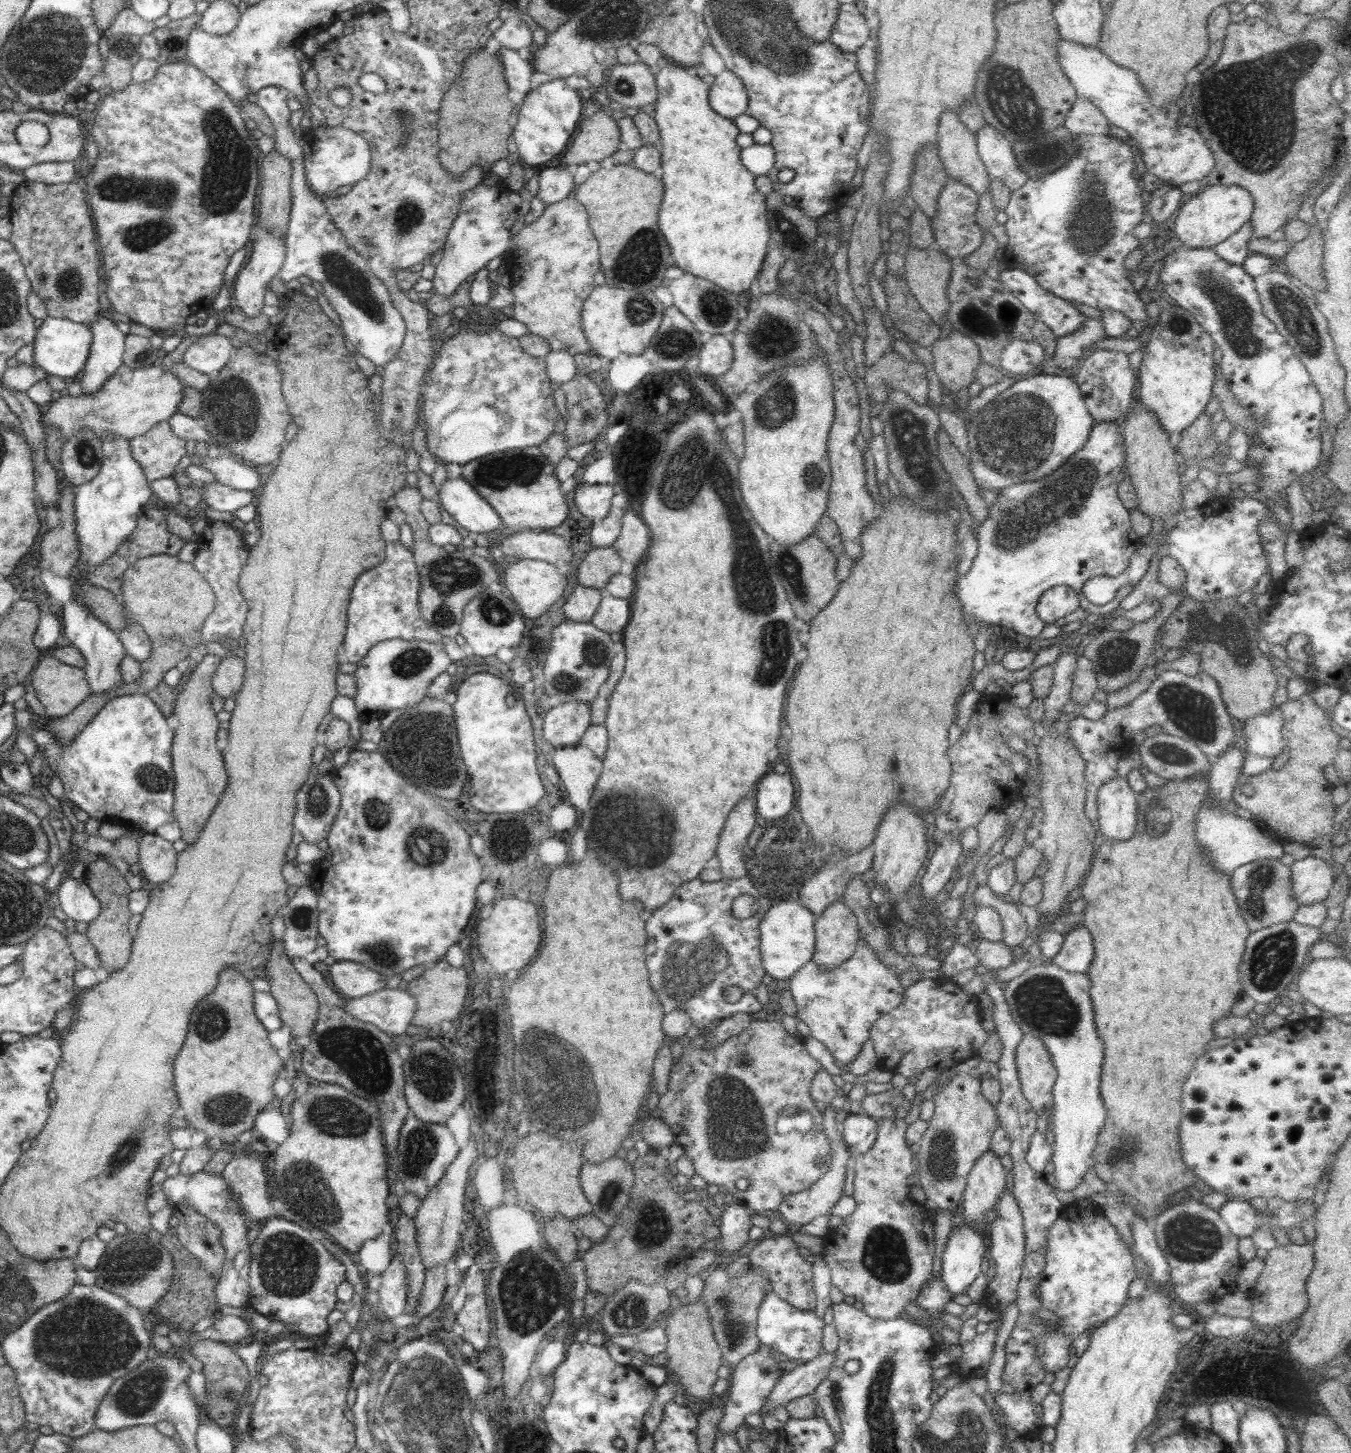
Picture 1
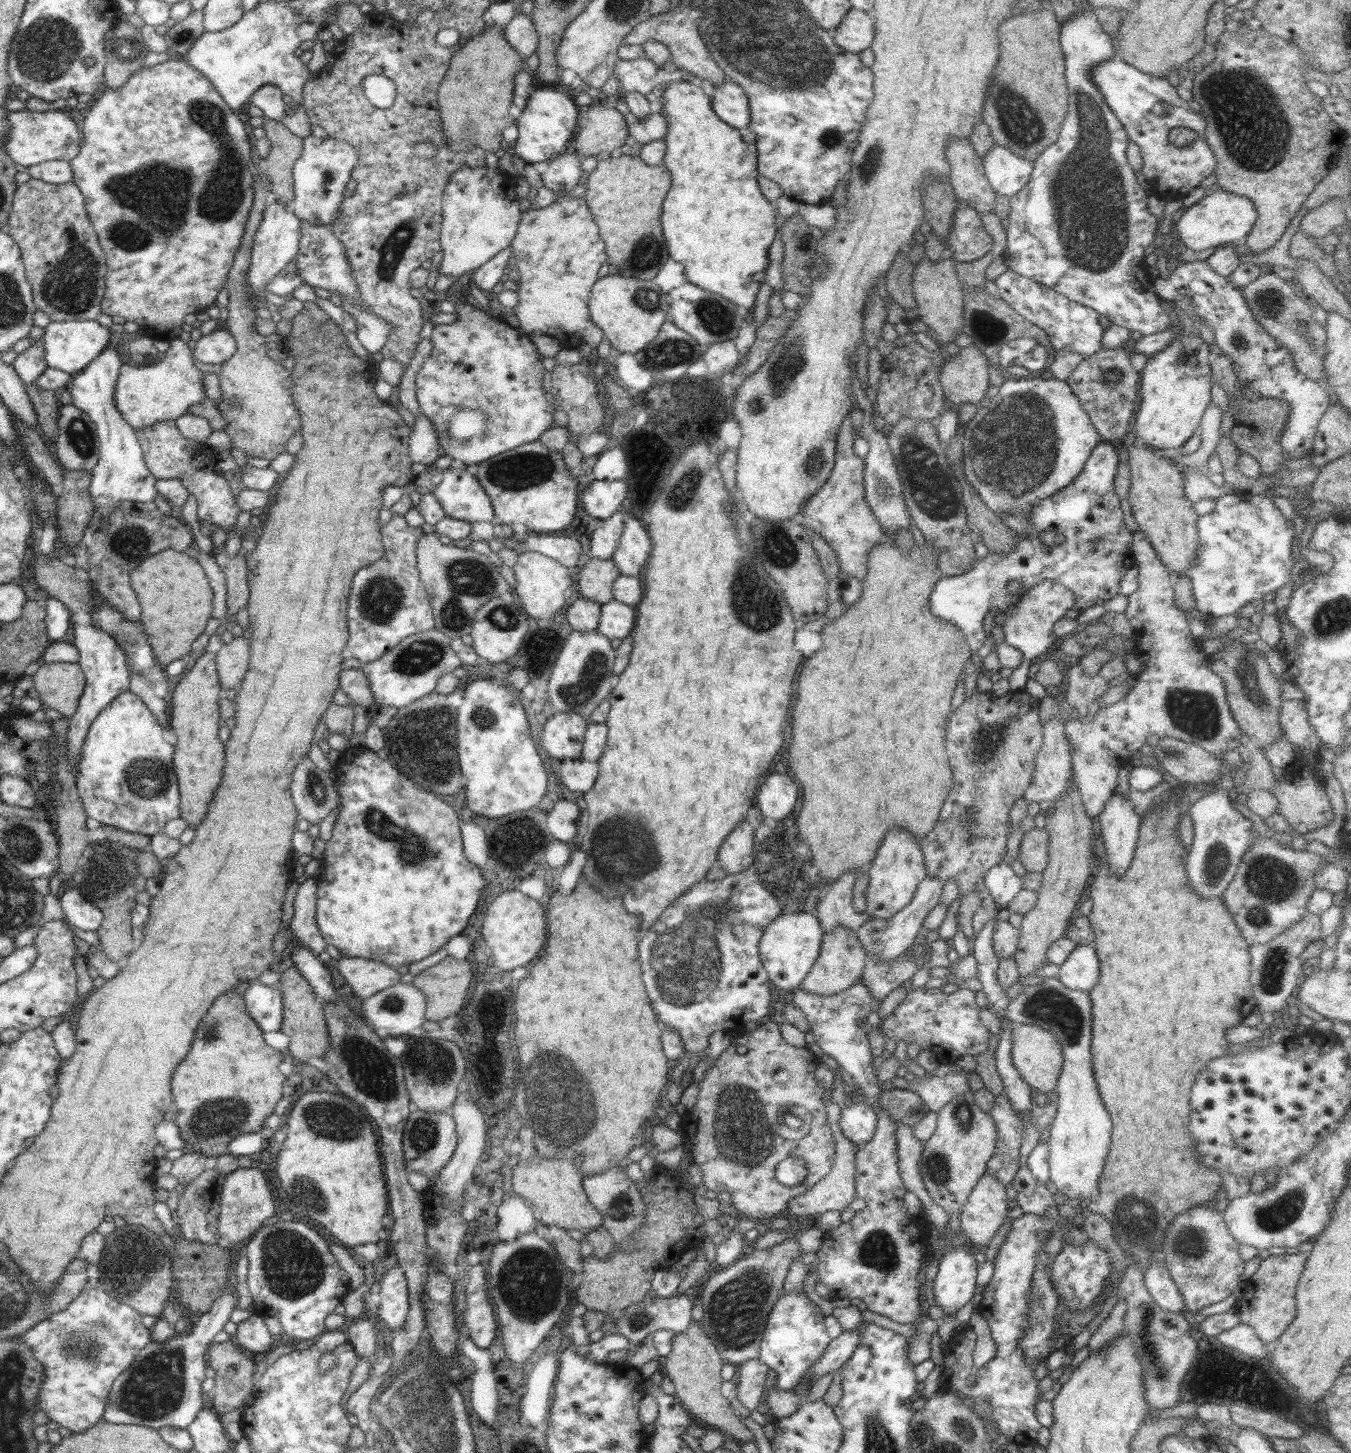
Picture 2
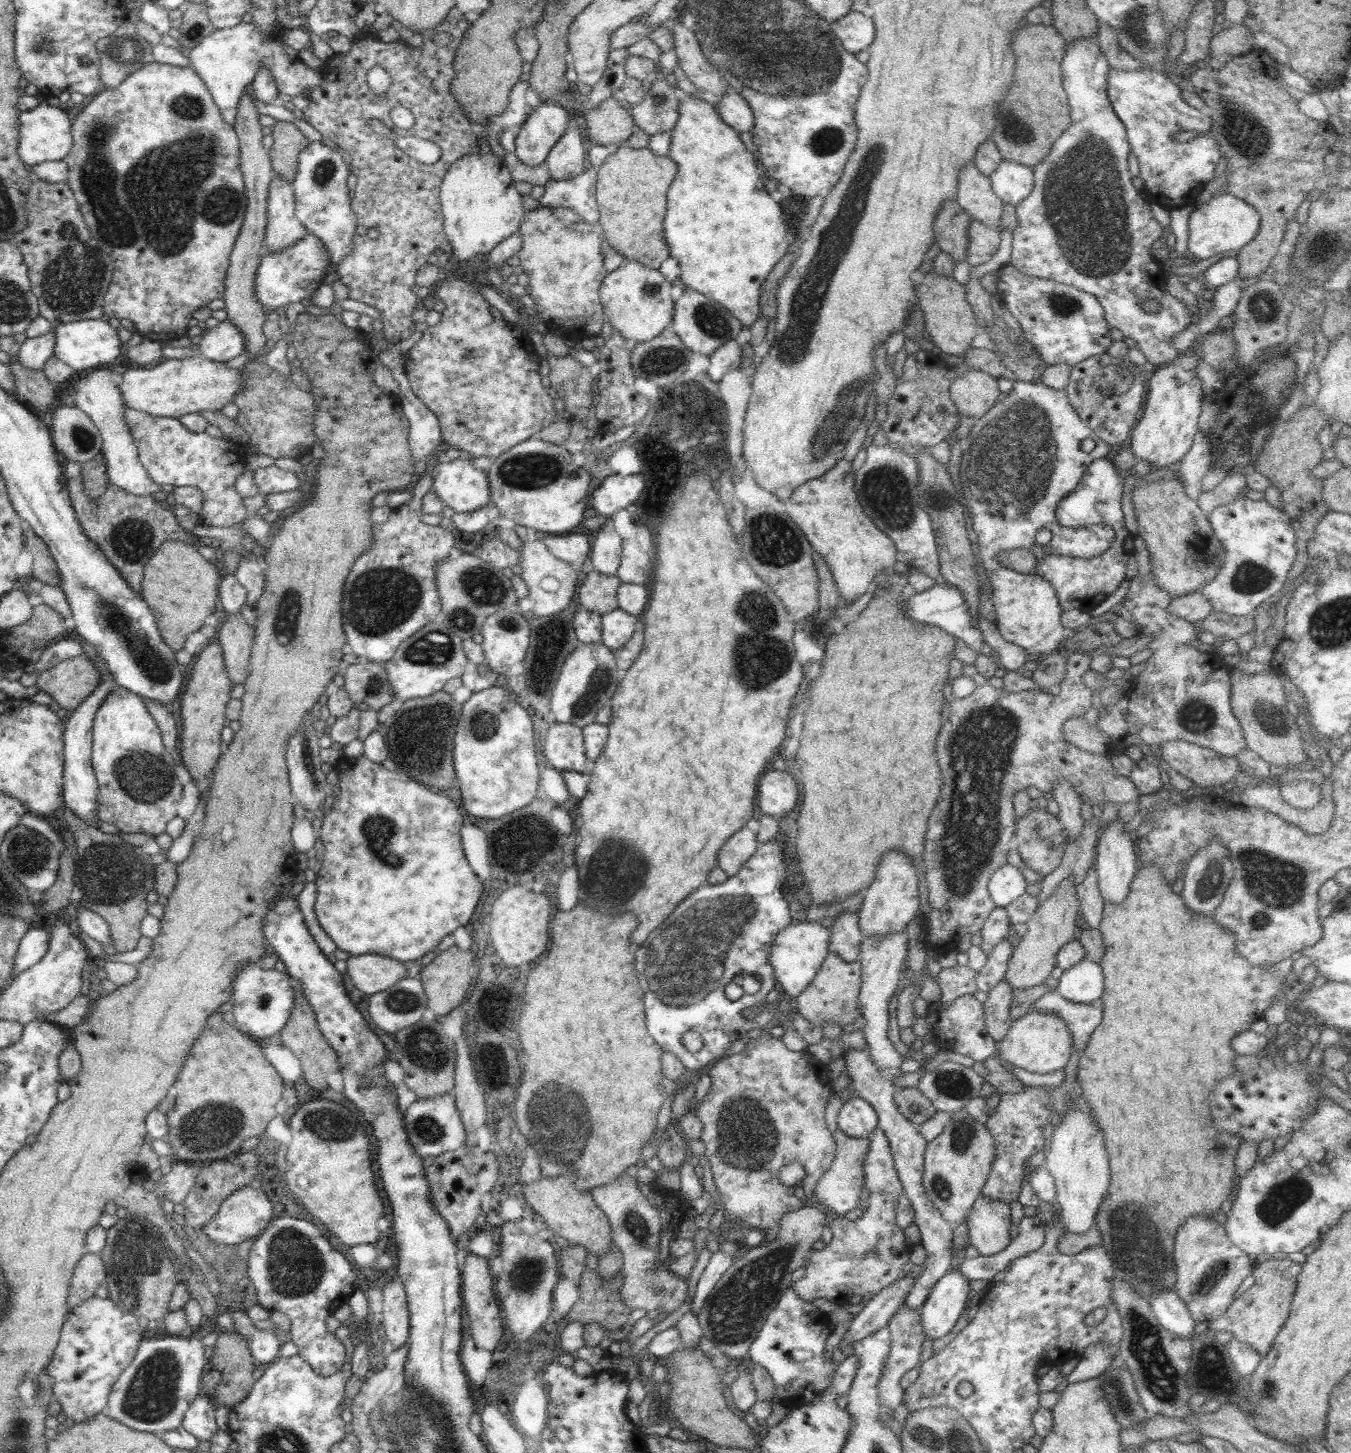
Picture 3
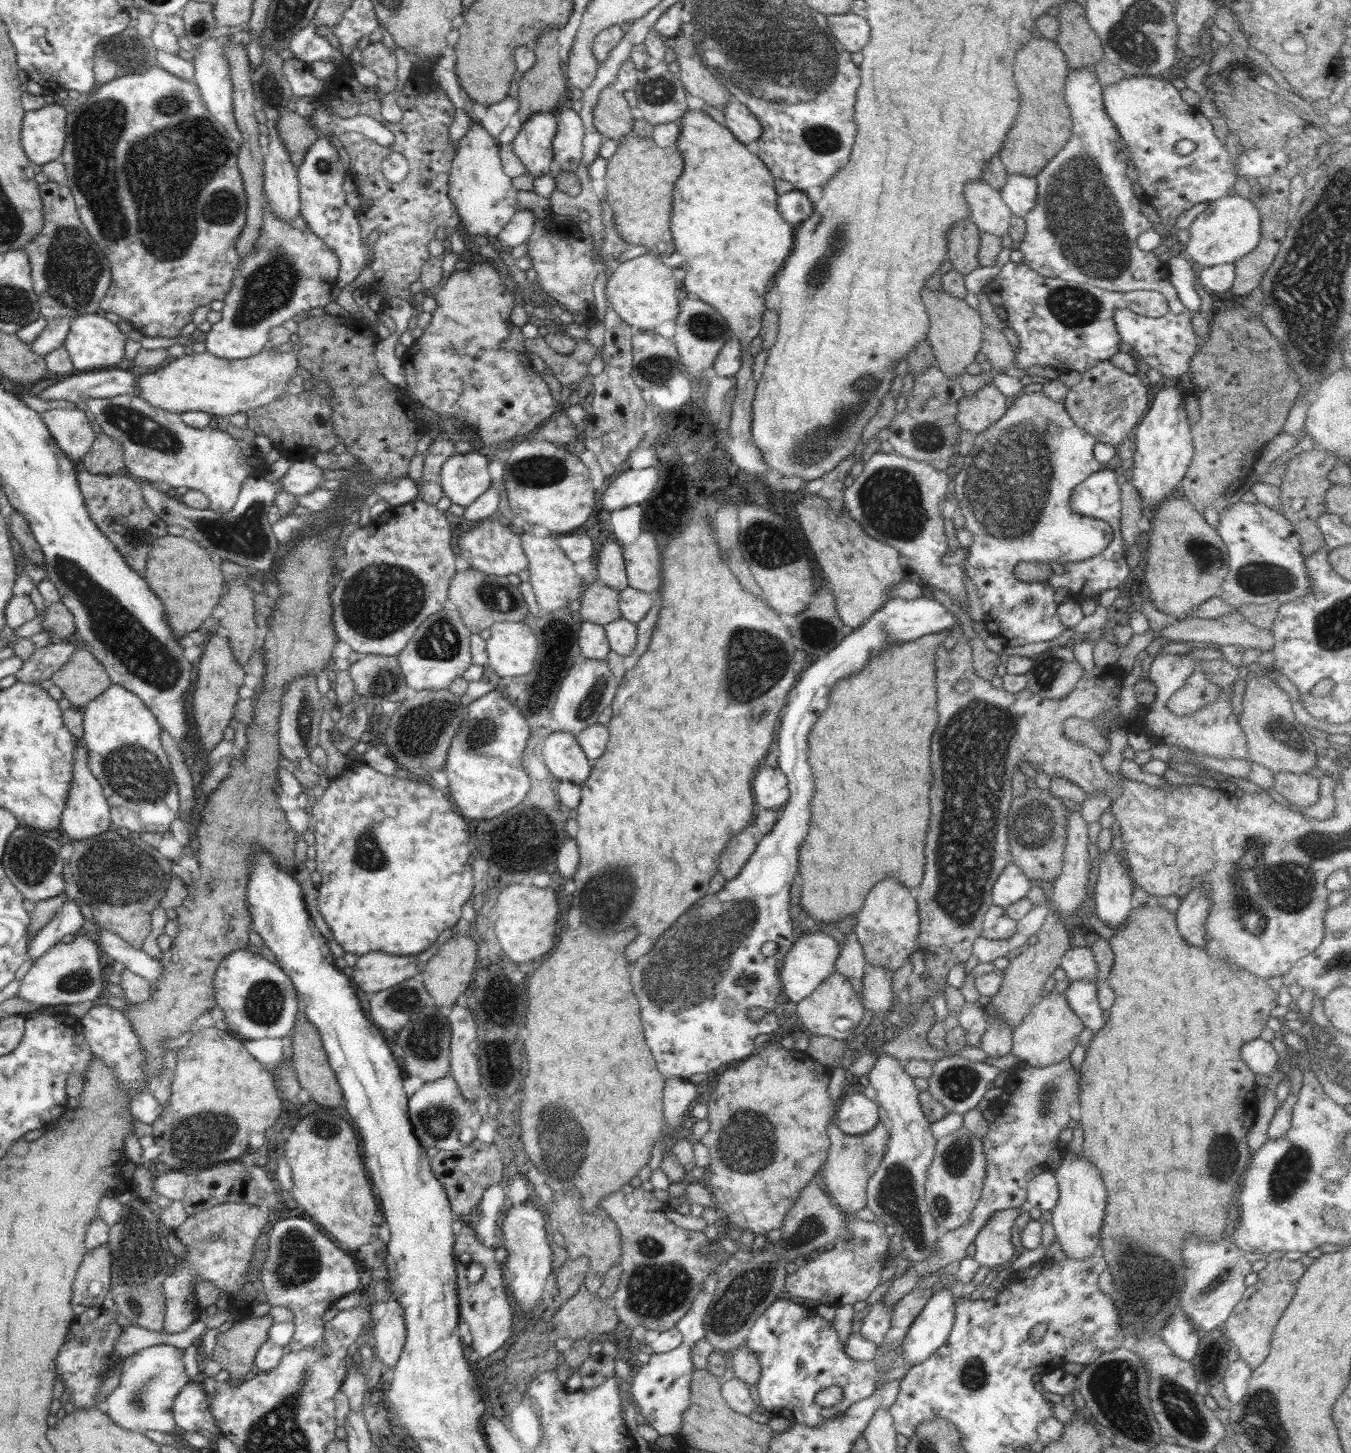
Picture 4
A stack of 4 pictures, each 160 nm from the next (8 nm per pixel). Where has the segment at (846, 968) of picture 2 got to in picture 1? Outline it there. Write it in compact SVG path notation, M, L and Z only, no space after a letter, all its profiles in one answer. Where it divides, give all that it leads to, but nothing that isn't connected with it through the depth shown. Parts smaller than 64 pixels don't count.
M840 902L830 904L820 916L816 915L815 951L813 960L831 969L848 960L856 950L860 936L856 916Z

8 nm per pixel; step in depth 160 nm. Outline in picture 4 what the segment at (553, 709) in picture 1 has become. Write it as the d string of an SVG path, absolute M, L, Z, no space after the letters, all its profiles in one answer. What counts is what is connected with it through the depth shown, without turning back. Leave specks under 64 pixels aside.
M556 731L545 739L542 756L548 770L559 780L581 785L590 776L591 762L576 737Z

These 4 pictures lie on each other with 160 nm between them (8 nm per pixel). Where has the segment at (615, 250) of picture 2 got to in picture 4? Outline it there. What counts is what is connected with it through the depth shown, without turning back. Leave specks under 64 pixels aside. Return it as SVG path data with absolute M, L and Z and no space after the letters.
M632 134L625 137L626 141L620 143L616 152L607 159L607 206L613 212L614 228L620 238L630 246L645 246L648 253L662 258L675 252L670 228L672 188L684 172L684 161L675 146L658 146L652 137Z

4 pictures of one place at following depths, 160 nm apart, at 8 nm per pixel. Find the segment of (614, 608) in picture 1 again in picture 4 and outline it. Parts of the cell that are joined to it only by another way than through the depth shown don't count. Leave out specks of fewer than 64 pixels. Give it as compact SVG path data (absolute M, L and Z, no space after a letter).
M620 617L603 627L611 650L614 650L616 654L621 654L623 657L634 654L634 647L640 641L637 623Z

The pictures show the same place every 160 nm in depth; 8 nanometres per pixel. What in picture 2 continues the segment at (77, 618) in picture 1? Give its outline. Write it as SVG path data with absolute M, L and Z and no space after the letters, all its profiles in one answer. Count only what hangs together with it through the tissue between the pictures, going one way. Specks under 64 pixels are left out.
M89 622L85 625L75 623L73 635L73 644L79 653L78 663L85 674L86 681L78 708L69 719L67 732L67 759L75 776L79 752L84 744L85 736L88 734L92 721L112 702L112 699L129 690L130 670L127 666L127 656L122 652L122 648L116 644L116 639L94 623Z

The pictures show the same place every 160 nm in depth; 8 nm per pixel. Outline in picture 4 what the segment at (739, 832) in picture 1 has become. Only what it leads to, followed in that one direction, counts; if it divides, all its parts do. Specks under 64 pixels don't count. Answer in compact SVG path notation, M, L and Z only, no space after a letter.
M743 830L738 836L734 836L720 854L719 874L722 874L727 882L736 878L756 851L756 846L757 840L754 840L748 831Z

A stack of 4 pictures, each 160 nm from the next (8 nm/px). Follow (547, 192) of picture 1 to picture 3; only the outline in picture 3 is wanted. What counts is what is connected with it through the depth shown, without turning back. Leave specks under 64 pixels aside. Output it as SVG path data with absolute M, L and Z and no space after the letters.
M566 129L546 157L544 166L554 180L570 180L584 173L588 141L578 129Z

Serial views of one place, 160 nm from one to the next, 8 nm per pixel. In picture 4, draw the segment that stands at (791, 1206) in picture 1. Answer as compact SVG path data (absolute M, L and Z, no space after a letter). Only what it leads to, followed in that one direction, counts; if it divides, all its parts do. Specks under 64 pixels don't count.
M881 1116L878 1124L869 1133L858 1136L848 1136L837 1128L833 1120L828 1126L827 1133L831 1142L828 1158L820 1172L823 1187L830 1194L834 1204L840 1207L845 1214L853 1215L858 1210L867 1206L867 1184L878 1165L883 1161L887 1151L888 1122Z

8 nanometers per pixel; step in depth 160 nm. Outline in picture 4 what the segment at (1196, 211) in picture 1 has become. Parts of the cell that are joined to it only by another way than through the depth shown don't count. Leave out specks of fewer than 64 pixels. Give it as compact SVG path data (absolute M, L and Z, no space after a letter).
M1230 193L1227 197L1211 201L1209 207L1189 226L1189 233L1190 239L1184 249L1194 262L1204 267L1233 263L1244 258L1259 243L1262 236L1260 213L1252 201Z

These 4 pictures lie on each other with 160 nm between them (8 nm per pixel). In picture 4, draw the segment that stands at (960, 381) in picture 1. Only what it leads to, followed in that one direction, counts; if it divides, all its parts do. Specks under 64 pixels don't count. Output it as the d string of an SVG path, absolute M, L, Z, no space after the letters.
M984 384L972 396L962 396L958 401L956 419L961 430L975 436L986 432L996 424L1009 407L1009 399L1000 393L993 384Z

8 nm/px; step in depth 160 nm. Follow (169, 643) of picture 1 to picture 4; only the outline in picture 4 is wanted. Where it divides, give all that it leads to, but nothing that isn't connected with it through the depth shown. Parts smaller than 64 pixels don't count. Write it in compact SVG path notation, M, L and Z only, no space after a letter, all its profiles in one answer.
M186 536L158 537L150 549L142 576L164 605L167 623L179 639L199 629L210 617L225 591L220 565L210 559L205 548Z

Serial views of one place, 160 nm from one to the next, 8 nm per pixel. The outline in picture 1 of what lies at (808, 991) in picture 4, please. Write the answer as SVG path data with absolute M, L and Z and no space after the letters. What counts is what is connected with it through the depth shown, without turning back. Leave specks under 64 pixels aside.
M782 902L772 905L759 924L761 963L765 974L778 981L781 986L785 984L808 961L813 960L815 951L816 916L797 902Z

